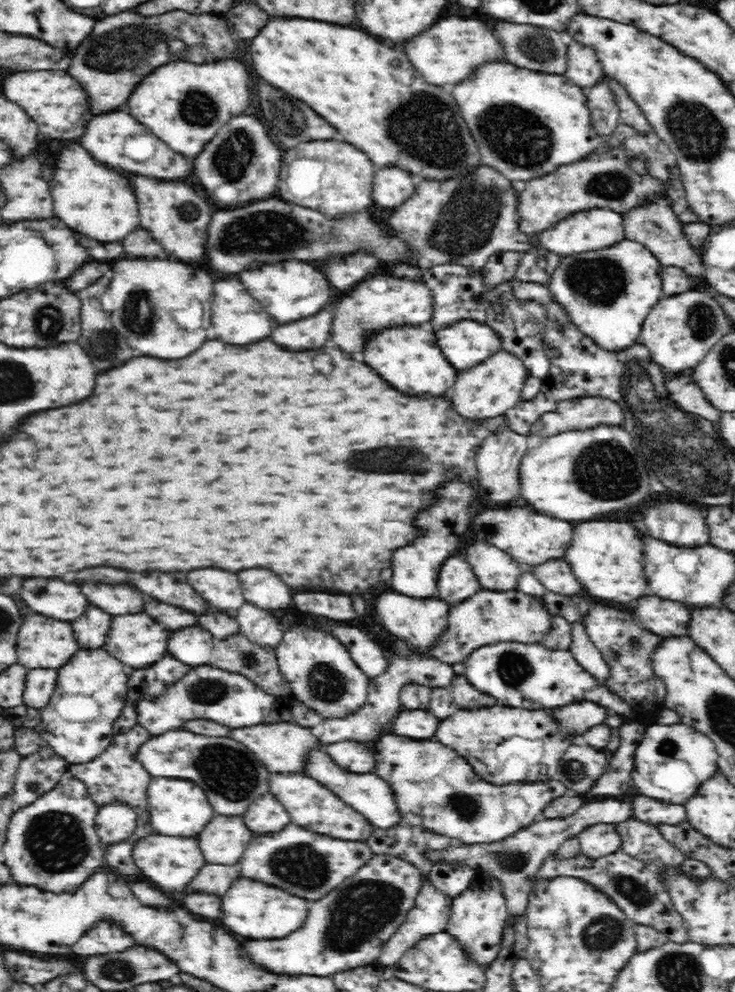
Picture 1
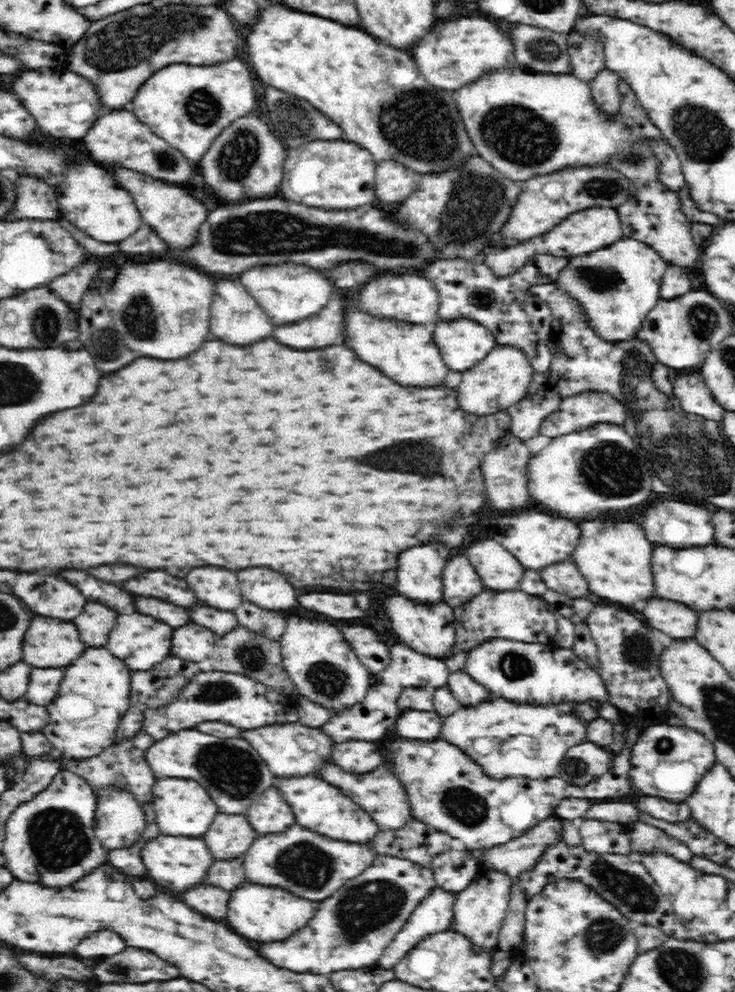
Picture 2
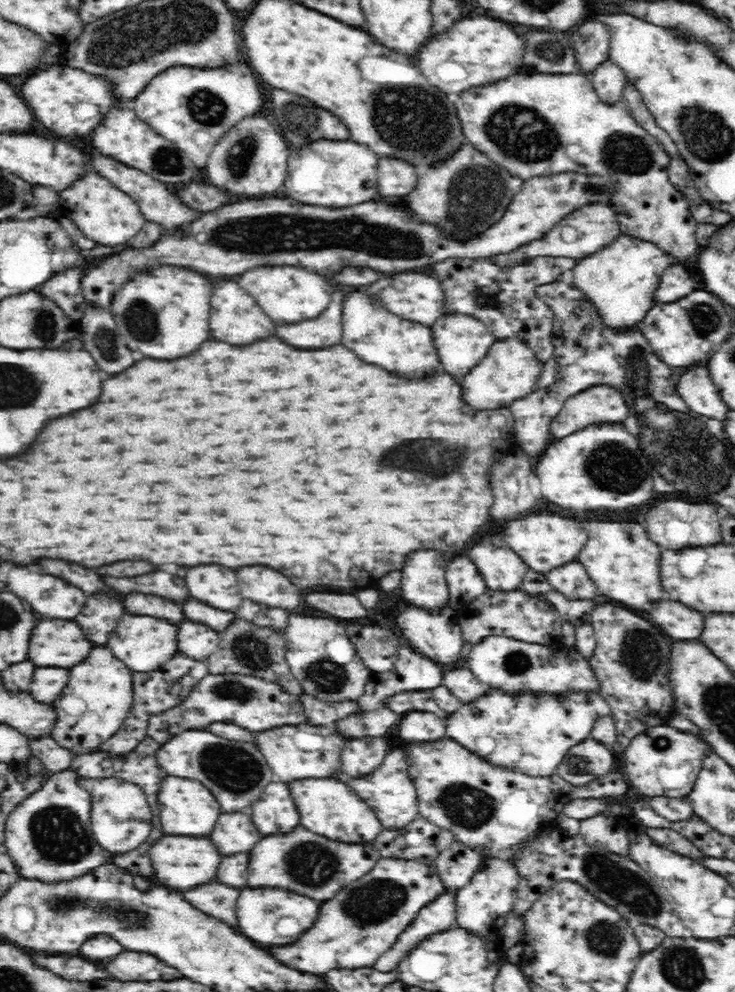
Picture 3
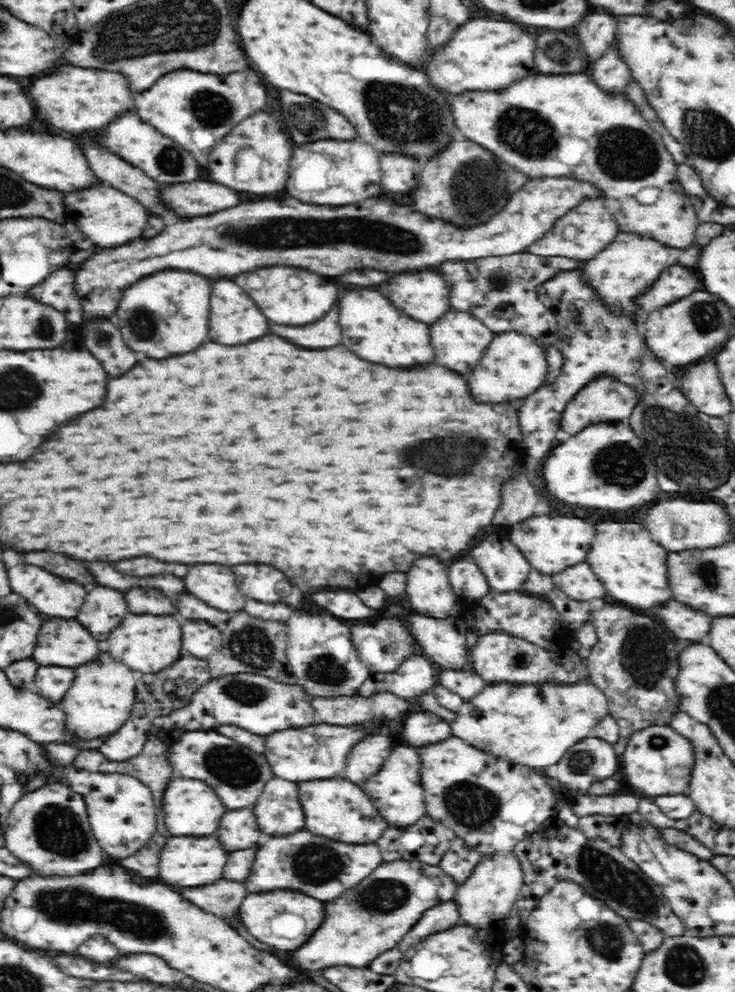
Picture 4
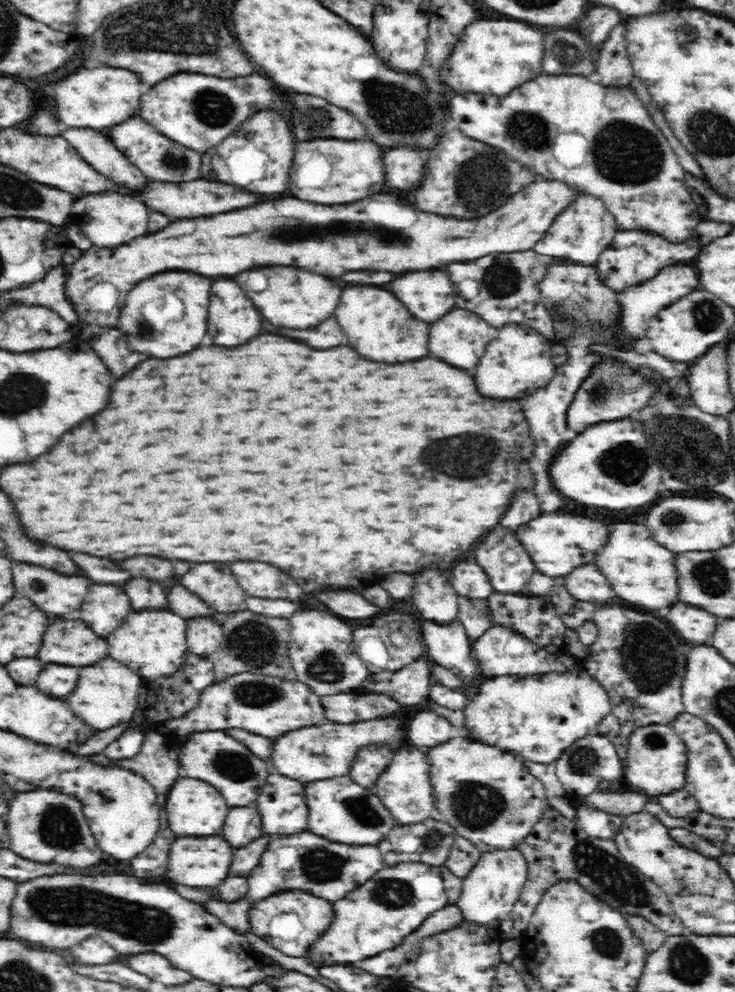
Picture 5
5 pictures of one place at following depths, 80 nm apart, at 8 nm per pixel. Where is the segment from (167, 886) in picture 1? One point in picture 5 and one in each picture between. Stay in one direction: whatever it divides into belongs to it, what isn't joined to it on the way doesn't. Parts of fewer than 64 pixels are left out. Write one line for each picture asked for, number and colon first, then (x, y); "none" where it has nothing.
2: (177, 863)
3: (182, 863)
4: (188, 862)
5: (200, 862)

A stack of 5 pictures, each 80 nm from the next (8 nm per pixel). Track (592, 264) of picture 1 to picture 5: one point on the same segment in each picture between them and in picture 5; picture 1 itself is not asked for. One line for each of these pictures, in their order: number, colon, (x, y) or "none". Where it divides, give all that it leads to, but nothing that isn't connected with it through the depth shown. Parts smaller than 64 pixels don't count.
2: (618, 286)
3: (619, 279)
4: (627, 266)
5: (634, 256)

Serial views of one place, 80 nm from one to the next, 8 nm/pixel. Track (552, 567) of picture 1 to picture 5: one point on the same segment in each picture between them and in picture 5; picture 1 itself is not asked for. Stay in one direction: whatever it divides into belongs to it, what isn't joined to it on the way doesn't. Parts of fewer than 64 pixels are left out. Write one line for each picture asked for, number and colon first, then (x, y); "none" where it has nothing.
2: (565, 577)
3: (573, 580)
4: (580, 583)
5: (589, 584)

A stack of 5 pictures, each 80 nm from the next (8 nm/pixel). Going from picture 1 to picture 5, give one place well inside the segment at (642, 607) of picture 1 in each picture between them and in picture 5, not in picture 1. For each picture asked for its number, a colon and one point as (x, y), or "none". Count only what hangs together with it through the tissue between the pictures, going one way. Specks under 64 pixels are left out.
2: (675, 619)
3: (680, 622)
4: (685, 622)
5: (697, 625)

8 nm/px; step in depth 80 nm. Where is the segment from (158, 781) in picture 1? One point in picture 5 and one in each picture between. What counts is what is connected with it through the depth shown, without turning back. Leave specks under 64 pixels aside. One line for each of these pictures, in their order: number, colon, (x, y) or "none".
2: (183, 808)
3: (187, 808)
4: (192, 808)
5: (195, 808)

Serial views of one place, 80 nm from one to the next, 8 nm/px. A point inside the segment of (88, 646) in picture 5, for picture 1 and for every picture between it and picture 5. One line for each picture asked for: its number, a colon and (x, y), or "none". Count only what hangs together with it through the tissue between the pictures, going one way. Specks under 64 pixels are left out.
1: (44, 642)
2: (49, 642)
3: (56, 642)
4: (63, 642)

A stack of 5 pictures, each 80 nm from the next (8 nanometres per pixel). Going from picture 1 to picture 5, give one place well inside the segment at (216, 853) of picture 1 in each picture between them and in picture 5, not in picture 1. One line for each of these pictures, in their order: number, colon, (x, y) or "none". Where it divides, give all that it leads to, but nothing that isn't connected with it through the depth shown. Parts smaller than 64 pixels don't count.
2: (231, 835)
3: (235, 832)
4: (239, 830)
5: (244, 824)

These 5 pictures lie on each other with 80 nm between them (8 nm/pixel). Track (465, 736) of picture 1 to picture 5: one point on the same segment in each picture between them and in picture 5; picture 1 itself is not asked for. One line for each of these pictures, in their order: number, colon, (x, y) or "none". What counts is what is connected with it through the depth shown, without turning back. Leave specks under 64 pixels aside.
2: (531, 740)
3: (528, 732)
4: (534, 725)
5: (537, 717)

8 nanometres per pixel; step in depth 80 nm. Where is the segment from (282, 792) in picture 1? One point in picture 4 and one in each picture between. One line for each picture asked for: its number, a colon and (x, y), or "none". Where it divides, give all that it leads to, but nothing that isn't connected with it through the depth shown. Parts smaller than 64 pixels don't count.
2: (318, 805)
3: (329, 807)
4: (338, 808)

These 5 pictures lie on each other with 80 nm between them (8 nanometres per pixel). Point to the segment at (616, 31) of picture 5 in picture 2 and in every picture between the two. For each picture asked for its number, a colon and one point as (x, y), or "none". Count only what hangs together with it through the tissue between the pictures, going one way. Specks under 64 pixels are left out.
2: (604, 85)
3: (609, 79)
4: (611, 72)

